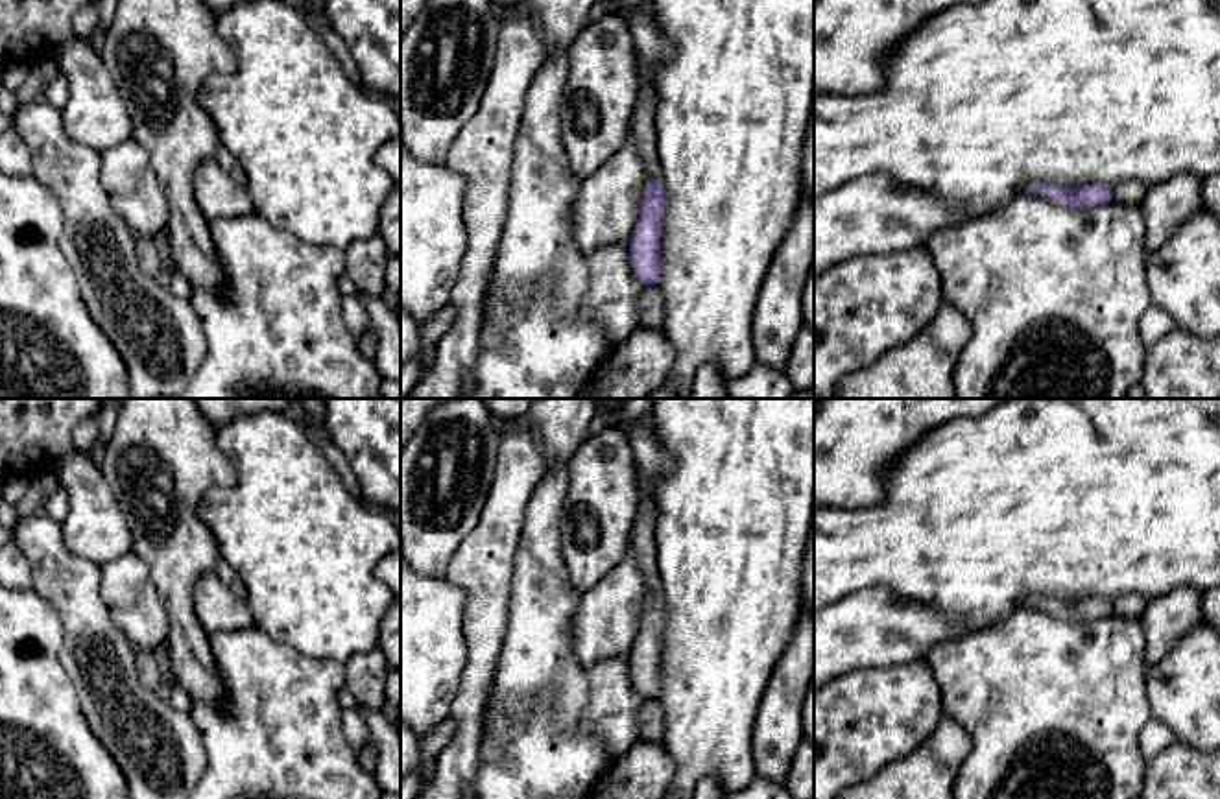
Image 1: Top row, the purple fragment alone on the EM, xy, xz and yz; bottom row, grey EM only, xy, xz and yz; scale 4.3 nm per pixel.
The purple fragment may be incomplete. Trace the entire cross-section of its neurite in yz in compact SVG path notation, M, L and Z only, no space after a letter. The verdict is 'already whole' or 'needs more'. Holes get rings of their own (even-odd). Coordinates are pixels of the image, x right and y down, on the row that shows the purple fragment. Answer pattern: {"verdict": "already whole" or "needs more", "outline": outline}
{"verdict": "already whole", "outline": "M1037 183L1030 186L1030 194L1048 196L1076 209L1106 205L1115 196L1109 185L1089 185L1089 186L1067 188L1052 183Z"}

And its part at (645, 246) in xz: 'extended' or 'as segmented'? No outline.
extended

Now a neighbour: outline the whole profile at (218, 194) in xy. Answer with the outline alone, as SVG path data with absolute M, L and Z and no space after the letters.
M209 159L197 166L194 192L196 203L209 221L255 212L245 185L236 183L216 159Z

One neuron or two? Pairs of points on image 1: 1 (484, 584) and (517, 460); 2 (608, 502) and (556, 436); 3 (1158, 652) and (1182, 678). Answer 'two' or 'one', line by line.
1: one
2: two
3: two

